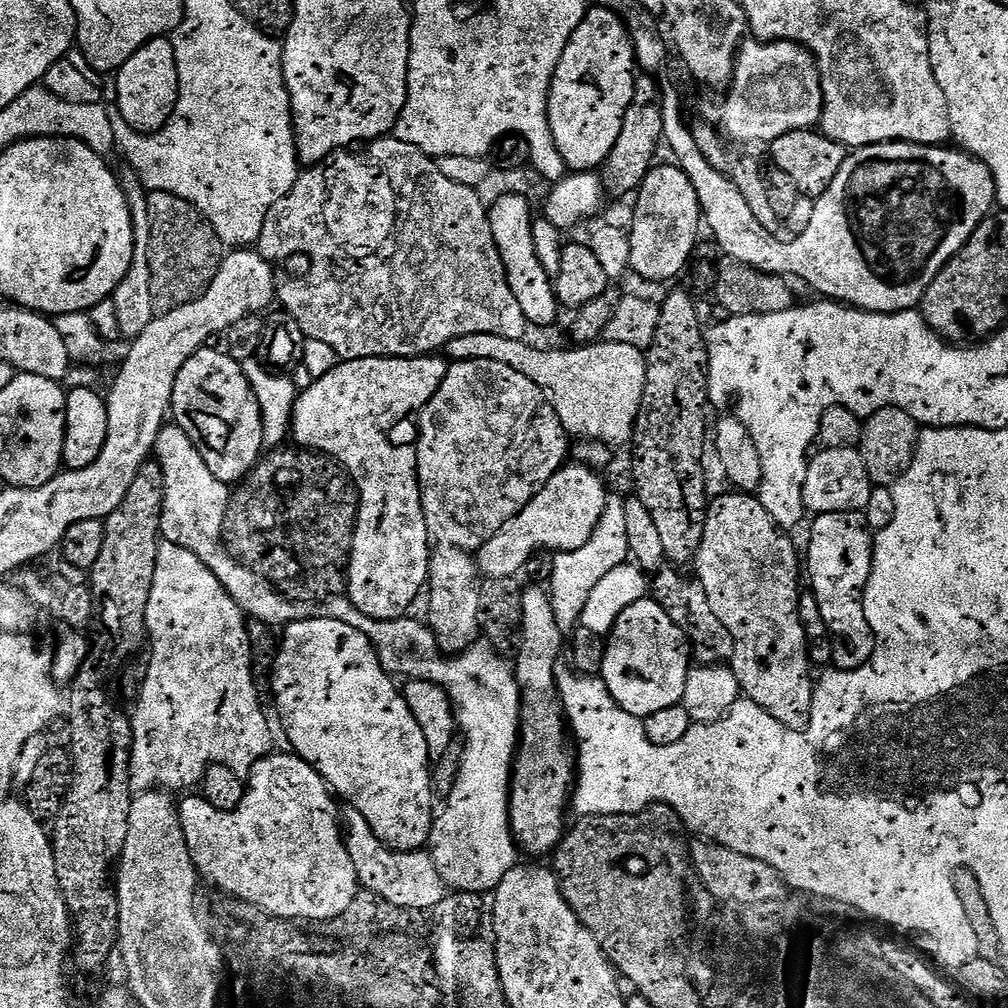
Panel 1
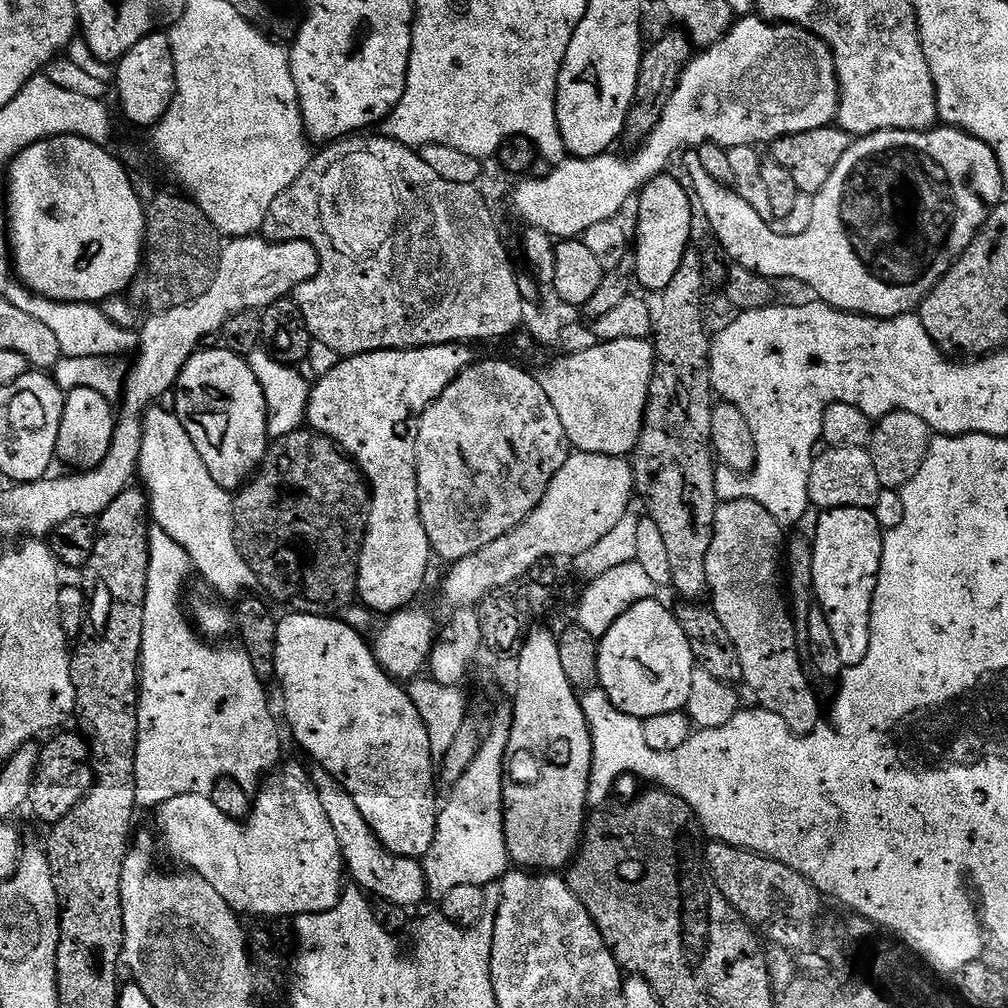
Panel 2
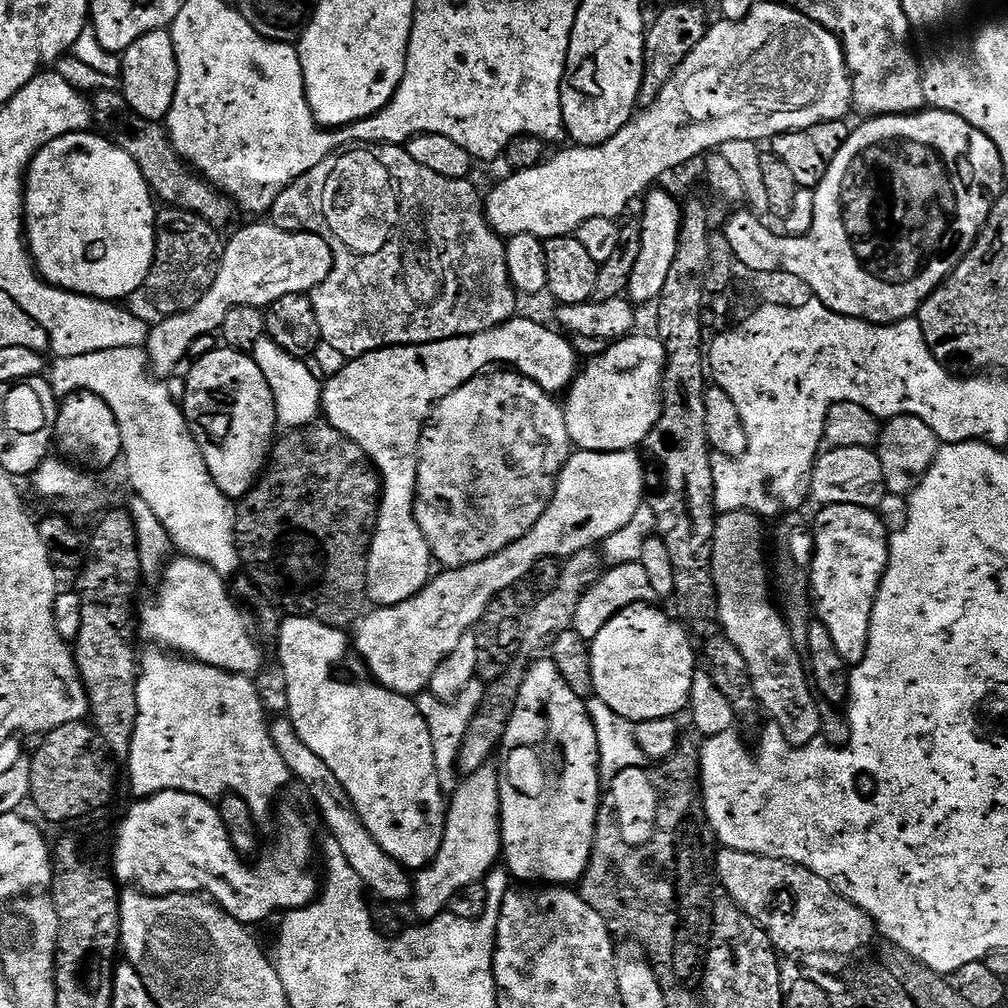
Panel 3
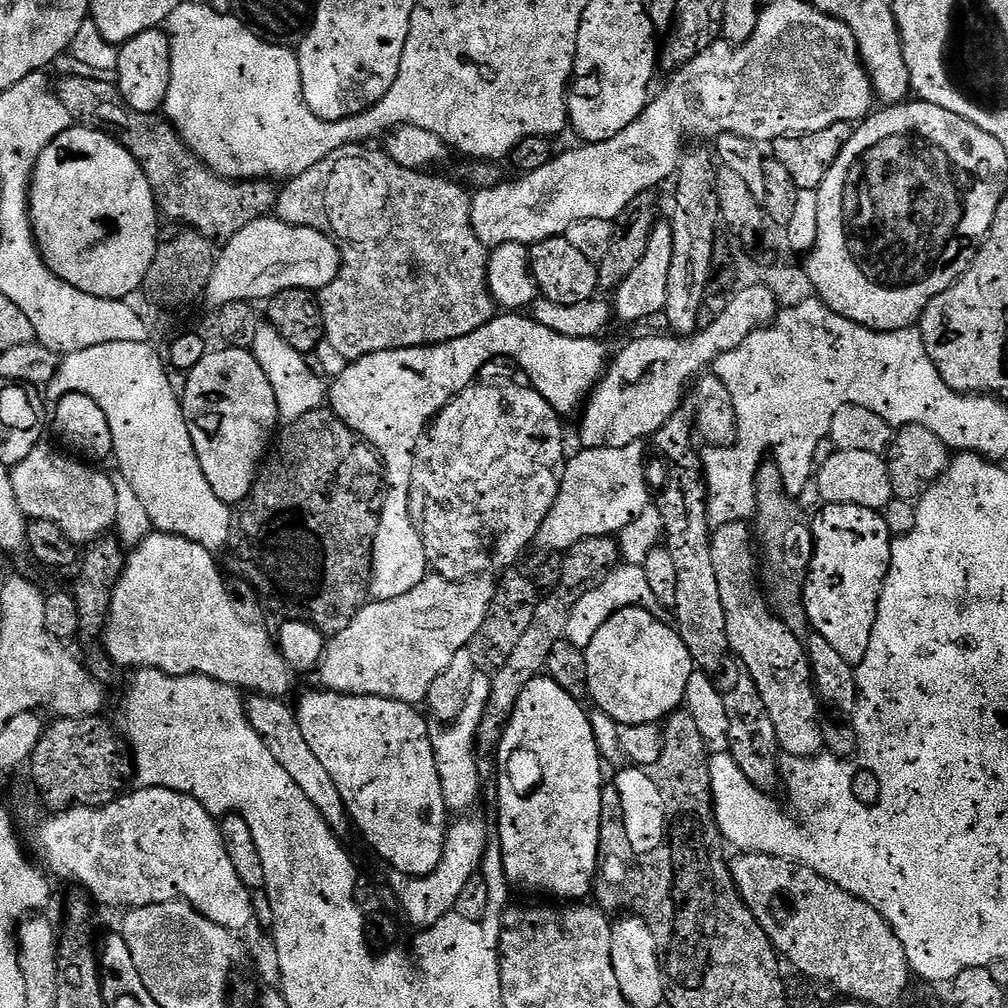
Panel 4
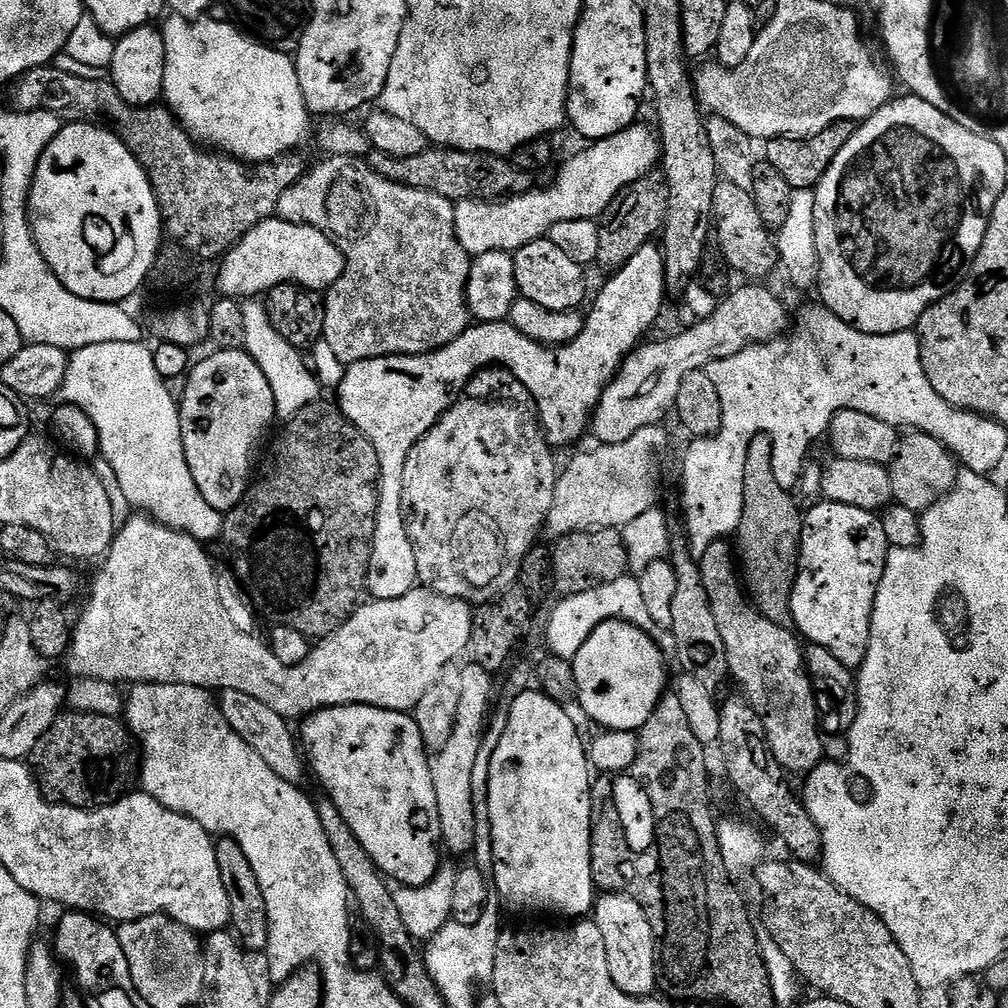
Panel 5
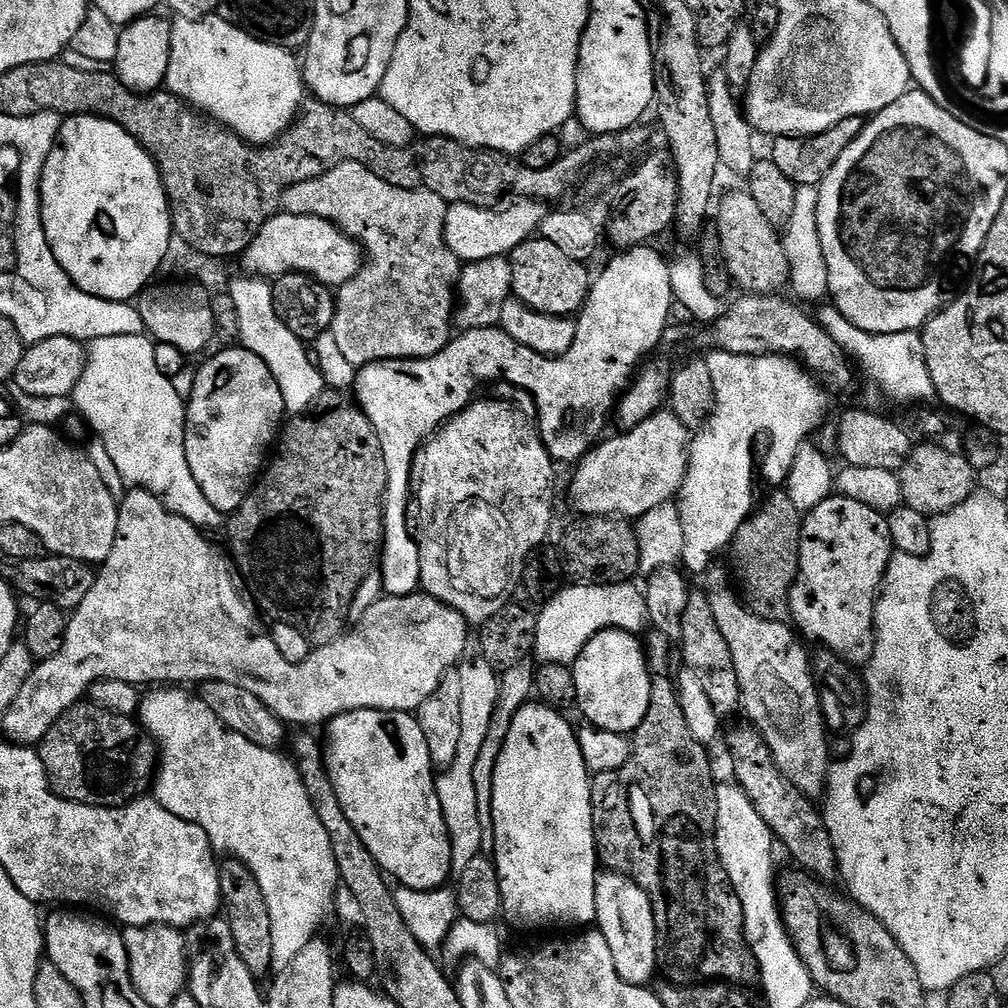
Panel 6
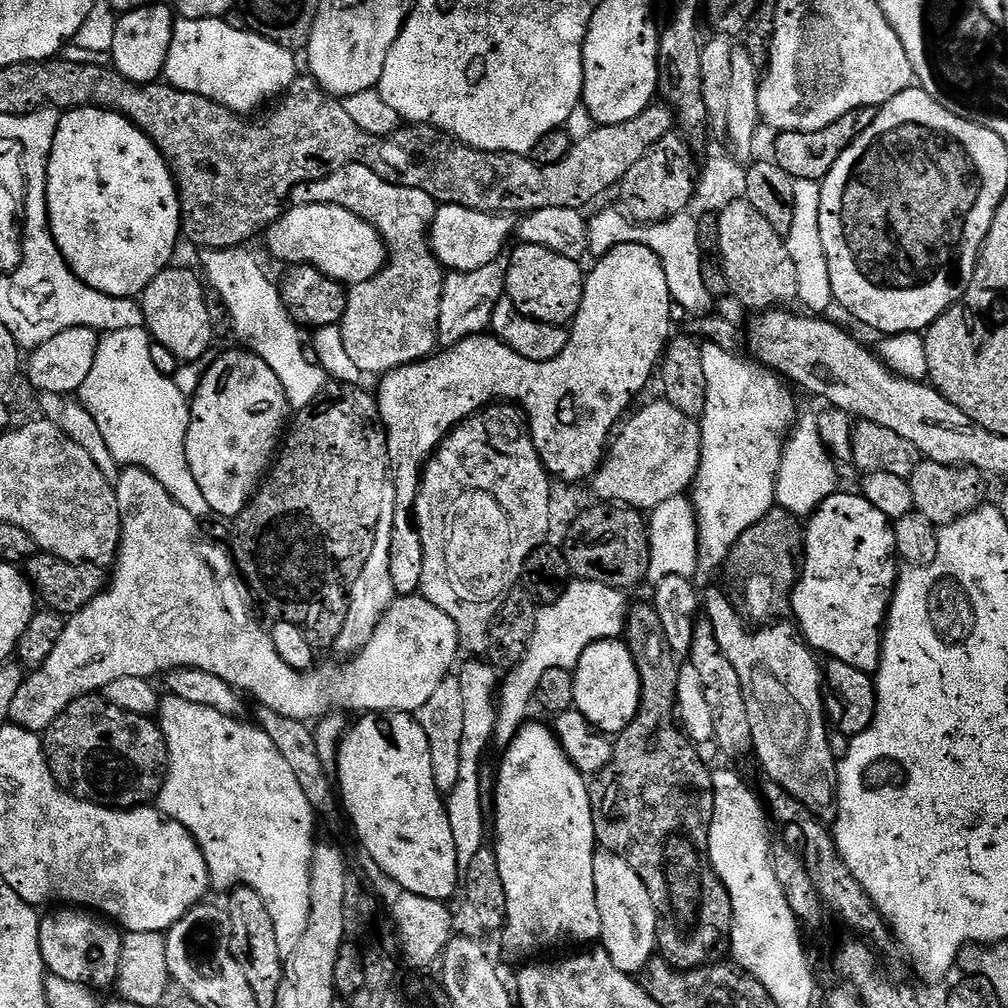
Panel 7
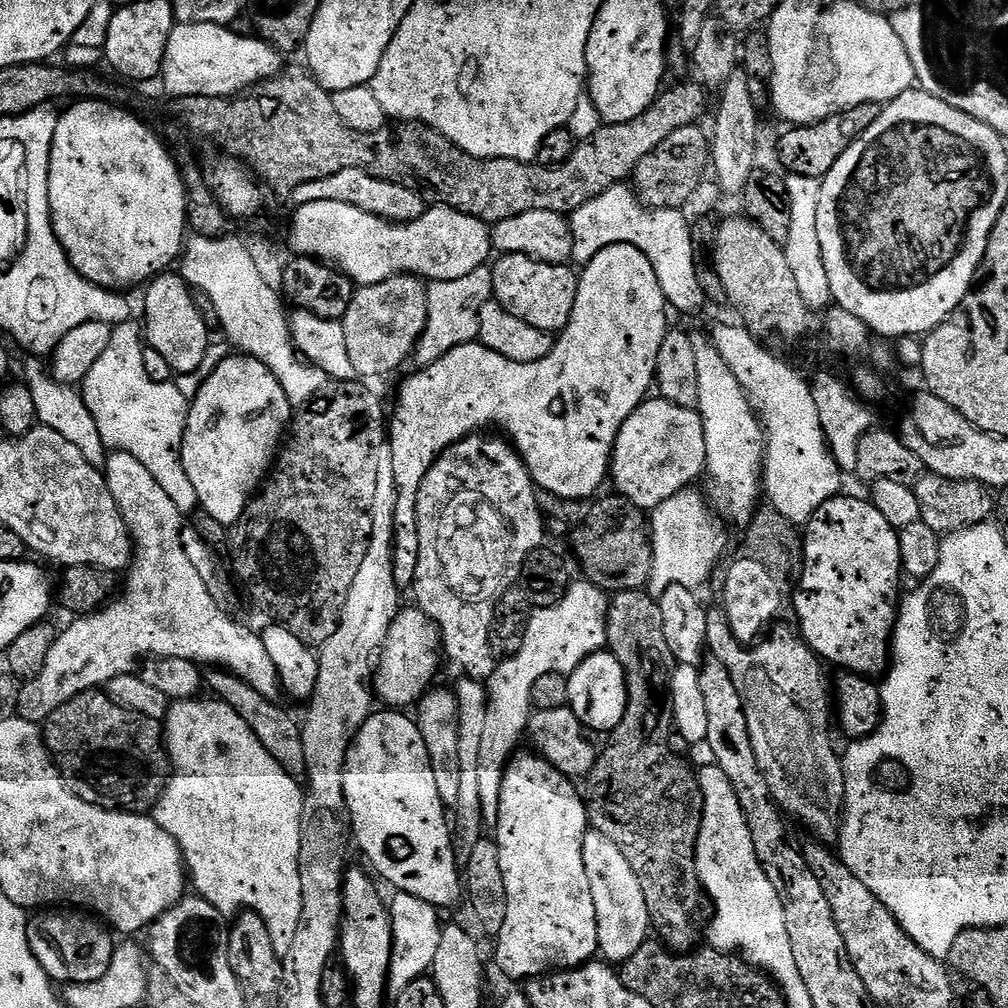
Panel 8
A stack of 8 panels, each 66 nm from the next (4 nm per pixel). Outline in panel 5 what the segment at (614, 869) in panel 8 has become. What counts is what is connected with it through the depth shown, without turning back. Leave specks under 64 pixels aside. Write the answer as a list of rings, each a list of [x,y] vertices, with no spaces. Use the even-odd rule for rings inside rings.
[[[623,891],[604,892],[596,901],[594,919],[606,938],[610,972],[616,985],[631,996],[651,997],[656,988],[657,929],[648,909],[636,897]]]

